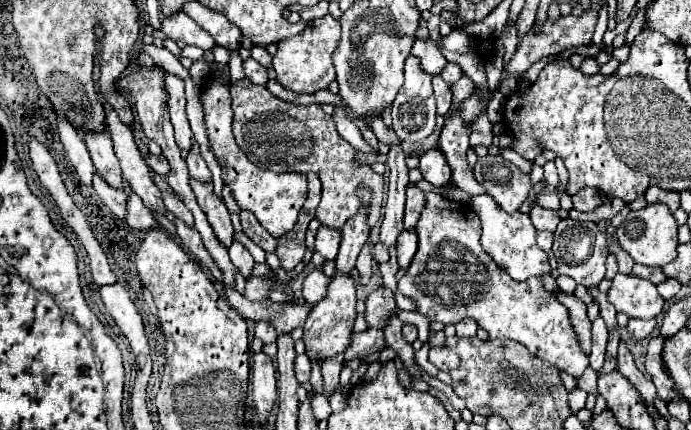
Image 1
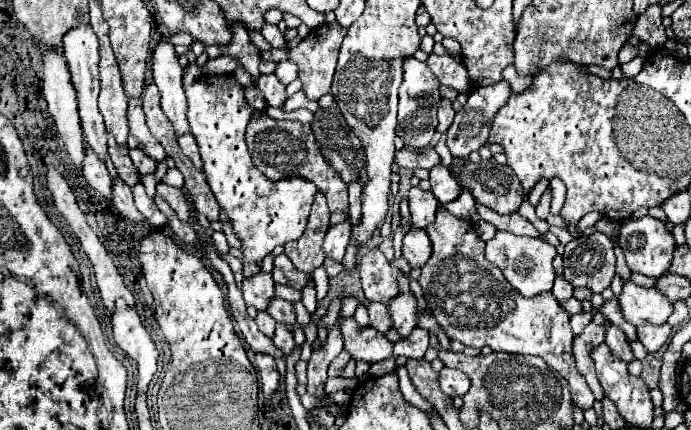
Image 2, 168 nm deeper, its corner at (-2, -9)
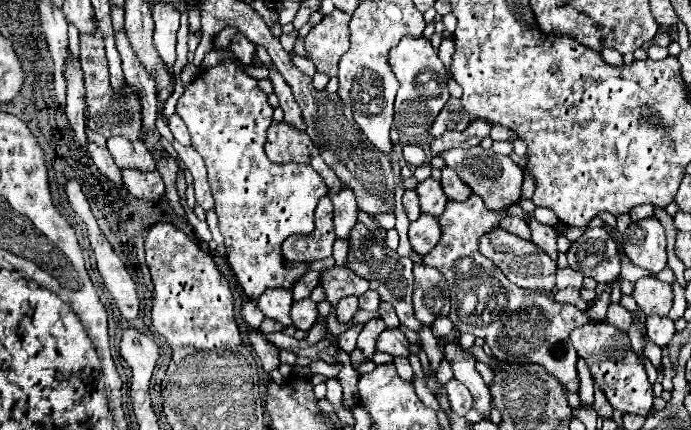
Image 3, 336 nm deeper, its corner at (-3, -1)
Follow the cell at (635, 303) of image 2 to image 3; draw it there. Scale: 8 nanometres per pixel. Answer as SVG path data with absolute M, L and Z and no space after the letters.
M640 278L636 282L636 288L632 292L638 306L650 316L666 316L672 308L672 286L666 282L660 282L658 278Z

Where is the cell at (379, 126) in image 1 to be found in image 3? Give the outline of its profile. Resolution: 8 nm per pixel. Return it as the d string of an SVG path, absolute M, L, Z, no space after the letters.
M474 146L470 150L462 150L462 148L448 150L442 158L452 170L458 172L458 176L472 188L472 192L484 200L484 204L490 210L500 210L504 206L516 204L520 200L522 170L510 160L510 156L502 156L492 150L484 150L482 146Z

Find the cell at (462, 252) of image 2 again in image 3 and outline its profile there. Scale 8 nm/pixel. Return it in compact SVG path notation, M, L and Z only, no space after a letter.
M476 194L464 202L448 202L444 214L438 218L442 226L442 238L440 242L424 256L424 262L442 270L446 282L450 284L450 300L452 300L452 310L450 310L450 320L456 324L460 332L470 332L478 338L484 338L484 342L492 348L492 354L498 362L504 364L542 364L550 376L560 380L568 390L578 392L578 372L576 372L576 350L572 348L572 342L568 338L570 330L576 326L592 322L582 310L578 310L574 304L560 304L554 300L554 294L546 292L532 292L532 290L522 290L514 286L498 266L490 264L488 258L484 258L478 250L478 238L486 234L488 230L496 228L500 220L504 218L502 212L488 210Z

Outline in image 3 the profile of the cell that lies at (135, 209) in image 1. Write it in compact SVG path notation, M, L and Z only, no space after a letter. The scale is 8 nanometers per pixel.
M88 142L88 156L94 160L94 164L98 166L98 170L110 178L118 188L122 188L122 176L120 176L120 168L114 164L110 152L102 146L96 146L94 142Z

